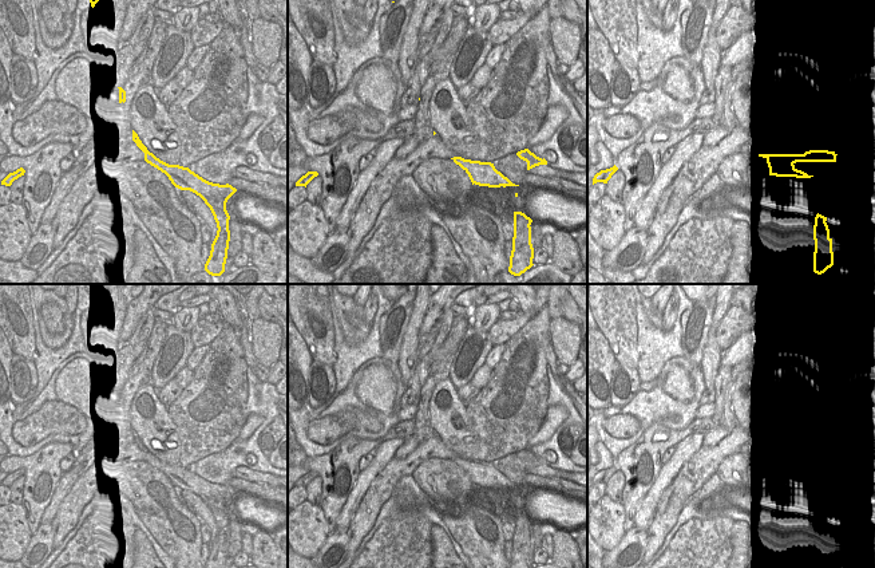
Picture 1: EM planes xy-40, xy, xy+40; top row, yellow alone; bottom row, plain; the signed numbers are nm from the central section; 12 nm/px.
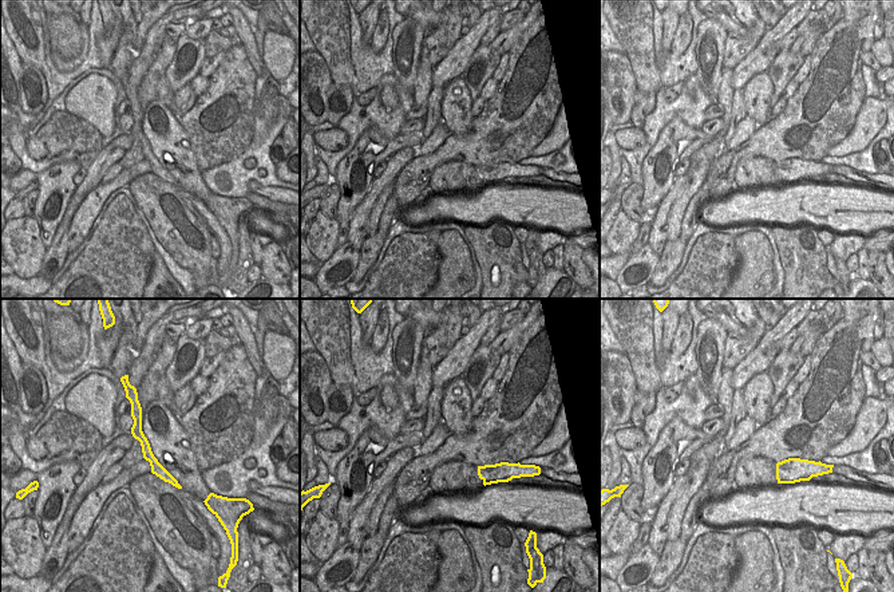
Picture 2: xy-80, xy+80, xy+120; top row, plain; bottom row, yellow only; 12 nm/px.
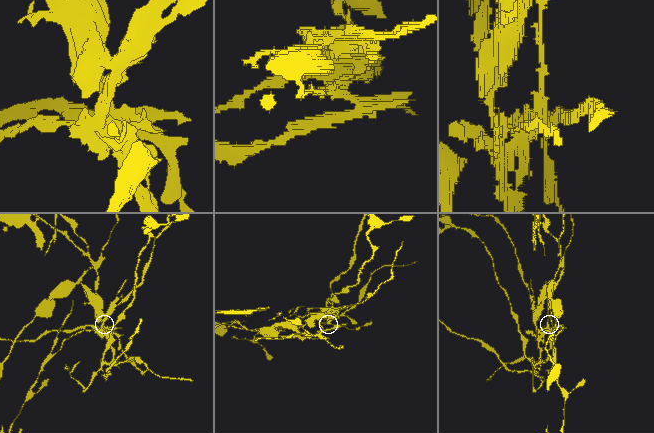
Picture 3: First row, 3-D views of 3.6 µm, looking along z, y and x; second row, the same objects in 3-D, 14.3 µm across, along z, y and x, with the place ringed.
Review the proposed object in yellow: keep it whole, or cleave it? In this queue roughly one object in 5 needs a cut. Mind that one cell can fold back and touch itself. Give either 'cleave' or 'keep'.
cleave

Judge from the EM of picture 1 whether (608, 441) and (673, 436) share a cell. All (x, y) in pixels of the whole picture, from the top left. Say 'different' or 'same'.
different

